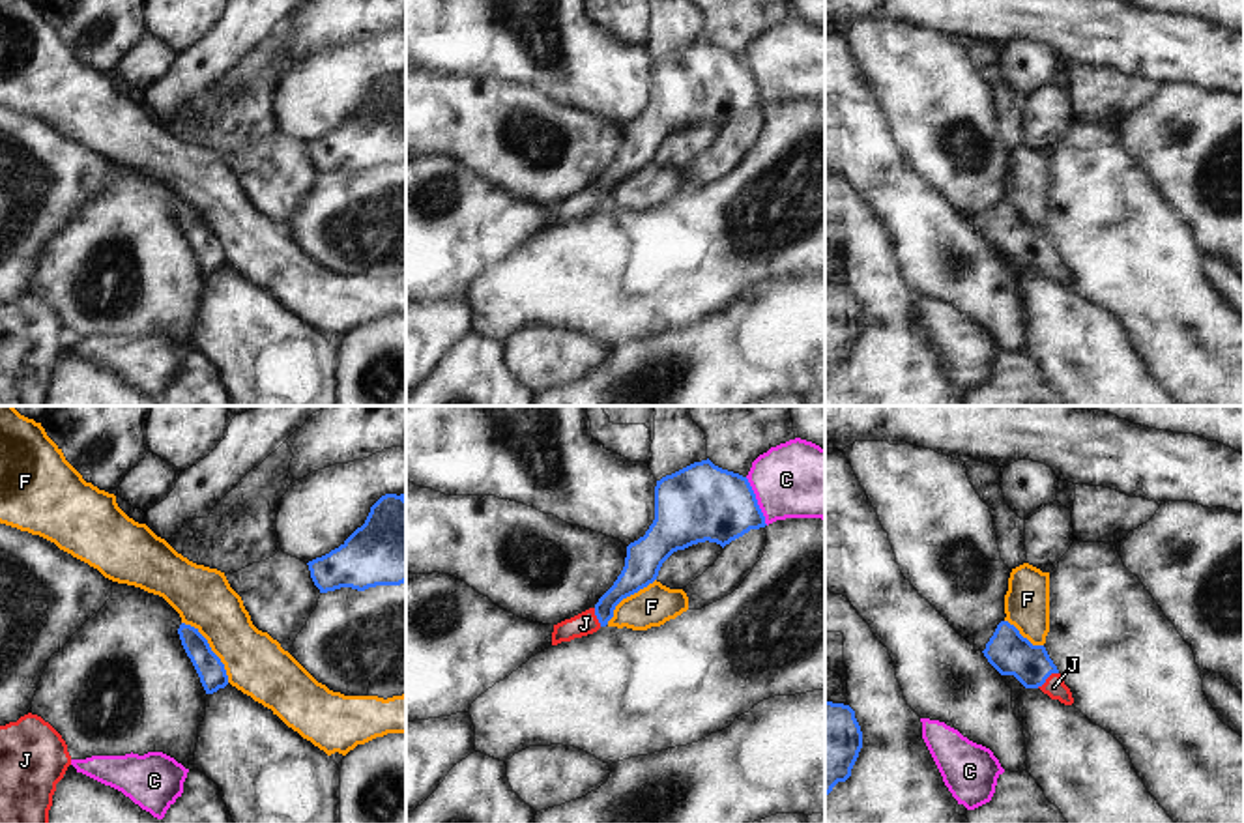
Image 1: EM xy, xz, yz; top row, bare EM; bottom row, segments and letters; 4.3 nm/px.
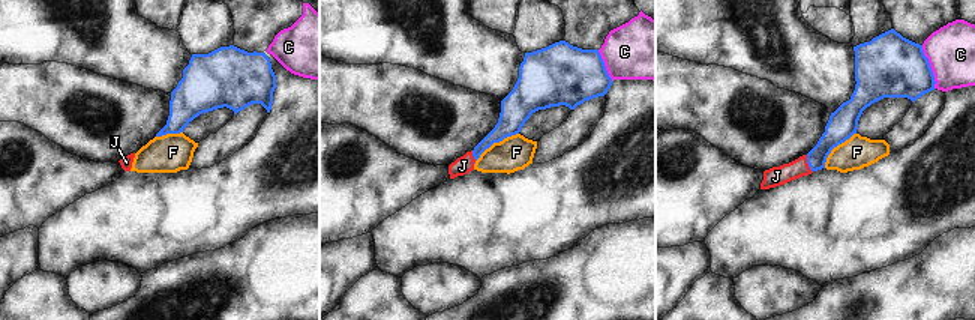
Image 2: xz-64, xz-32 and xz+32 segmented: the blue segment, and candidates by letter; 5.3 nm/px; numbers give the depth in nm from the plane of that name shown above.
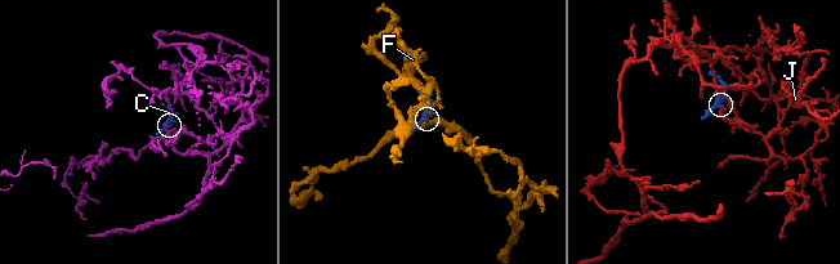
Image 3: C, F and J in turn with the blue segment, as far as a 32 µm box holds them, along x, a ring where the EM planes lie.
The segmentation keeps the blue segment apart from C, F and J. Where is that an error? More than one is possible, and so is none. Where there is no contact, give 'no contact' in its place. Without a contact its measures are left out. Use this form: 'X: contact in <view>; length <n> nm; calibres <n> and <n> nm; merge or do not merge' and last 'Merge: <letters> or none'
C: contact in xz; length 220 nm; calibres 340 and 340 nm; do not merge
F: contact in xy; length 340 nm; calibres 120 and 260 nm; do not merge
J: contact in yz; length 120 nm; calibres 180 and 90 nm; merge
Merge: J

